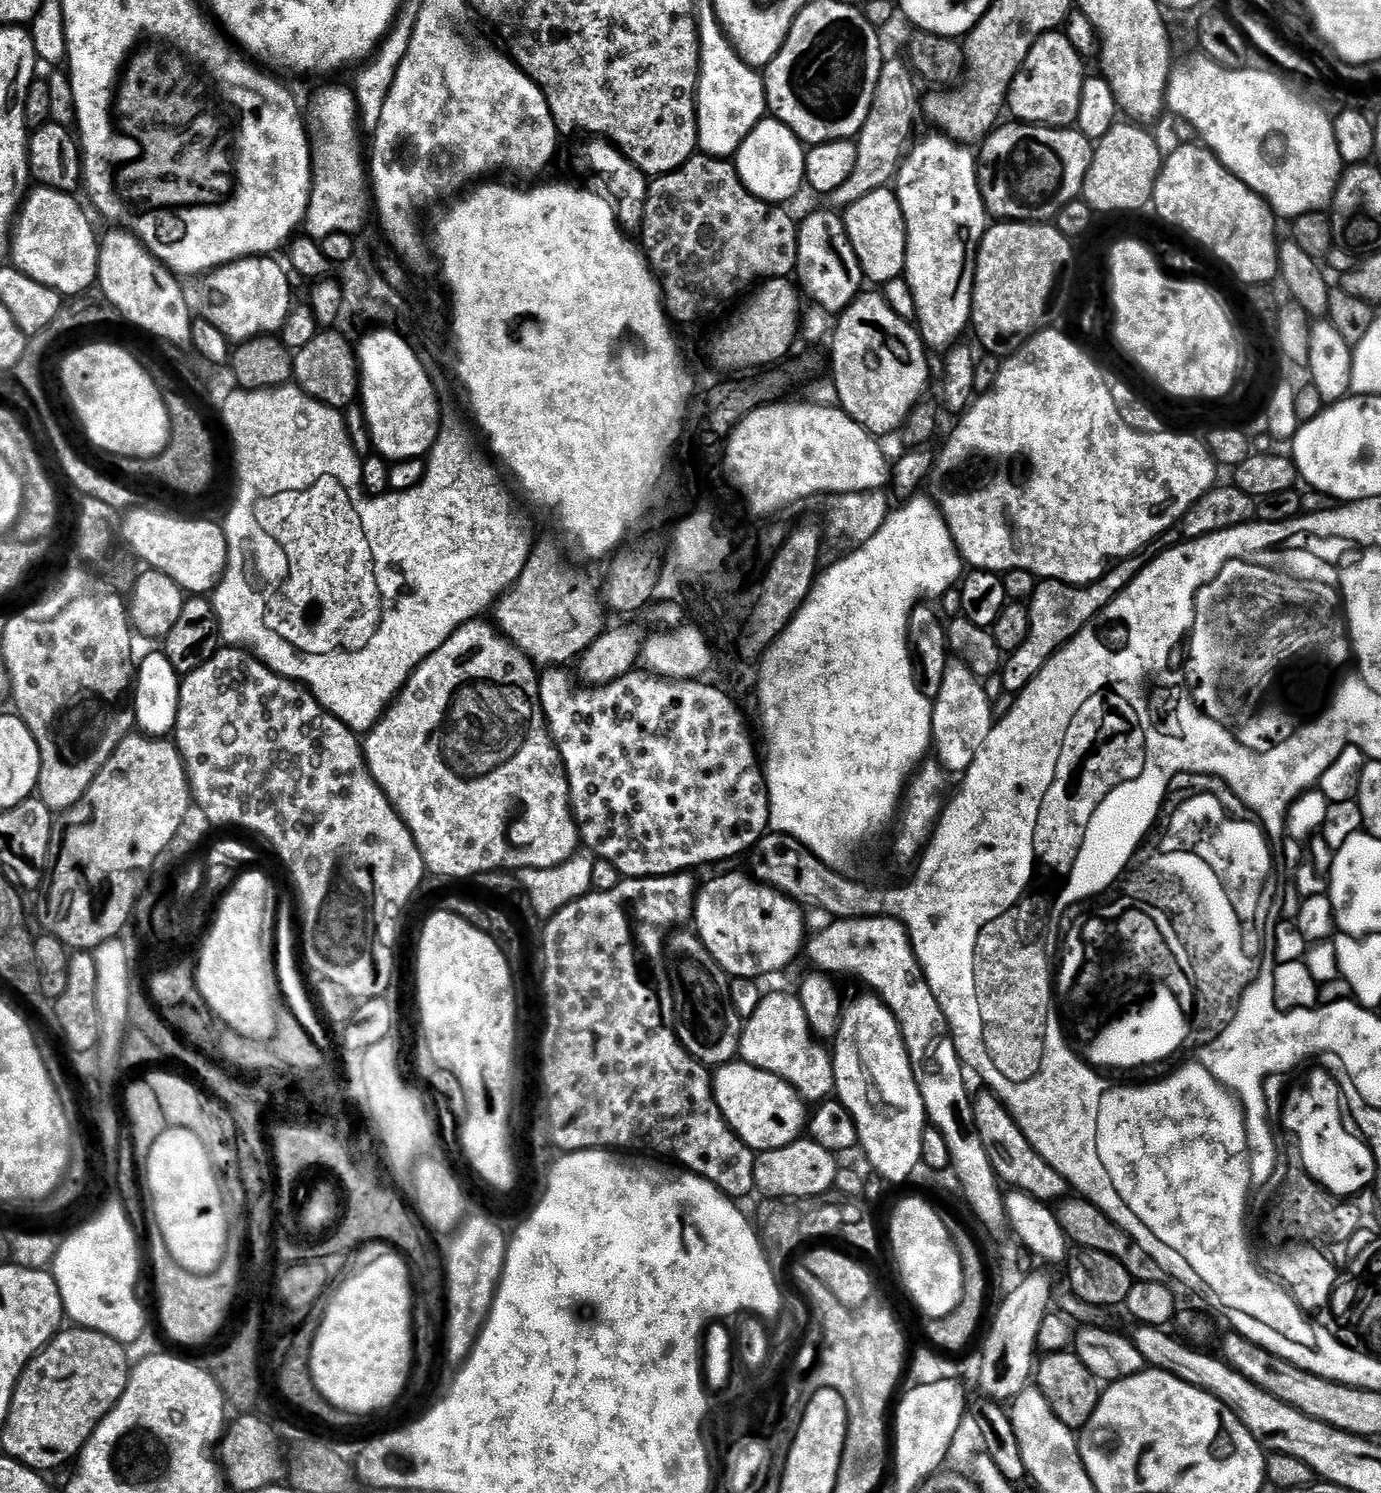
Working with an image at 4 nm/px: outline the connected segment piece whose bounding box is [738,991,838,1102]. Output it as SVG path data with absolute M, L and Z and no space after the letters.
M769 991L753 1016L746 1020L748 1029L744 1036L742 1032L738 1052L743 1063L753 1064L767 1072L777 1072L795 1084L809 1101L820 1102L829 1095L828 1091L833 1091L838 1076L831 1054L812 1037L812 1020L799 995Z

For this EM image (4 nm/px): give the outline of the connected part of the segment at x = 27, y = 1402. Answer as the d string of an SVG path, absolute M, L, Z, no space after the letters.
M72 1326L70 1328L69 1332L67 1330L57 1332L55 1342L49 1344L47 1349L41 1352L35 1361L25 1368L24 1375L18 1385L18 1391L14 1397L14 1411L10 1416L10 1437L12 1436L12 1449L10 1449L10 1452L15 1459L28 1468L45 1470L44 1468L60 1468L63 1464L68 1463L71 1465L79 1457L81 1450L86 1447L89 1438L95 1434L98 1425L112 1413L112 1409L116 1407L116 1403L124 1397L124 1391L128 1388L130 1379L130 1364L128 1368L129 1349L115 1338L96 1332L94 1329L79 1326Z

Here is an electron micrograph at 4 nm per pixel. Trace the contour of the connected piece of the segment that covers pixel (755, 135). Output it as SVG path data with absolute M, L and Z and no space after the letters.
M765 118L744 139L735 153L736 171L742 182L760 200L777 206L783 205L800 187L805 187L808 174L806 145L792 132L790 126L775 118Z

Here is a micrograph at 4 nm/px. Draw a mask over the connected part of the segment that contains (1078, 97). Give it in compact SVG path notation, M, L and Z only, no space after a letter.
M1063 31L1047 32L1030 50L1020 73L1014 78L1008 104L1017 121L1025 124L1047 124L1050 128L1066 128L1077 123L1082 110L1084 60L1076 44Z

